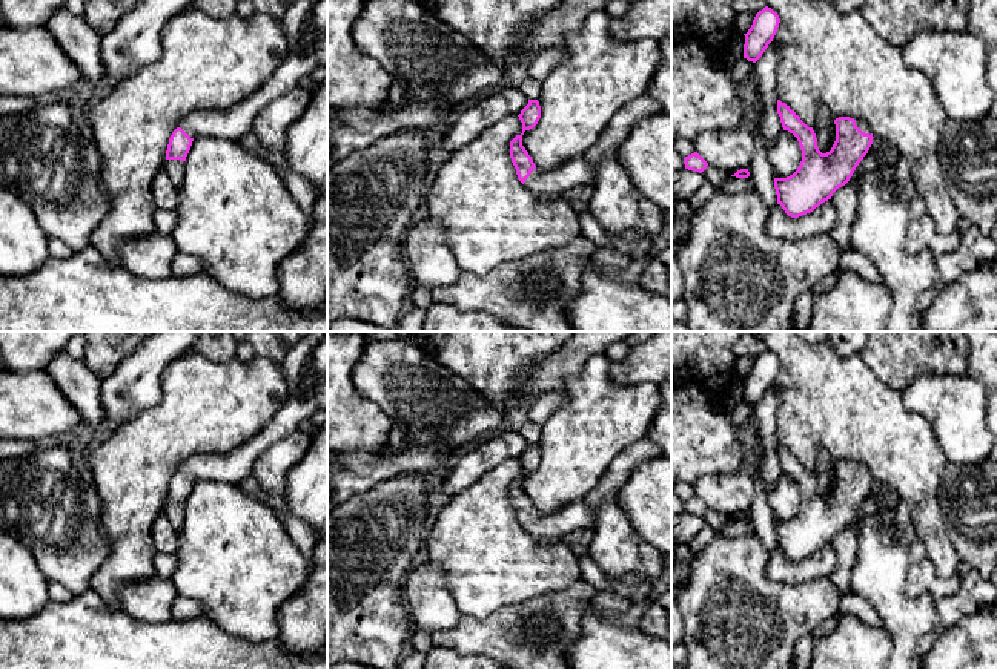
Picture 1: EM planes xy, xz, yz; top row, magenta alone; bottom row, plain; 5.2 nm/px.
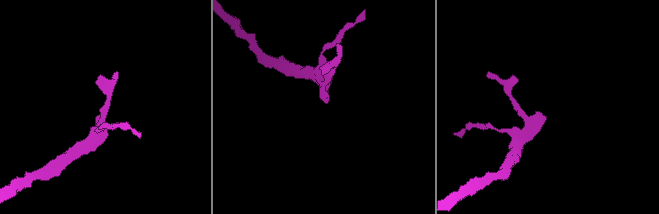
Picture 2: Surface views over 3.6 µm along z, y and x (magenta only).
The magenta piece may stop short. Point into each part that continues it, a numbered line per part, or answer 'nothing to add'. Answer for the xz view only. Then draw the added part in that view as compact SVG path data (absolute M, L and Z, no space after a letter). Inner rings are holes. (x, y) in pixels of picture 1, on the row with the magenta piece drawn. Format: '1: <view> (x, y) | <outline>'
1: xz (576, 172) | M579 155L548 172L532 170L524 186L539 195L553 195L576 186L595 186L596 173L590 169L585 155Z

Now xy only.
1: xy (304, 22) | M293 0L281 18L289 55L252 95L226 110L195 110L178 124L190 138L240 140L273 100L298 87L303 77L327 64L327 0Z

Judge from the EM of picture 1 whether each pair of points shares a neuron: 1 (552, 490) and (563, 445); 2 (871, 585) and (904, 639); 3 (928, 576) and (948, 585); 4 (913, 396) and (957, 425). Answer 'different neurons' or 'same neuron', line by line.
1: same neuron
2: same neuron
3: same neuron
4: same neuron

